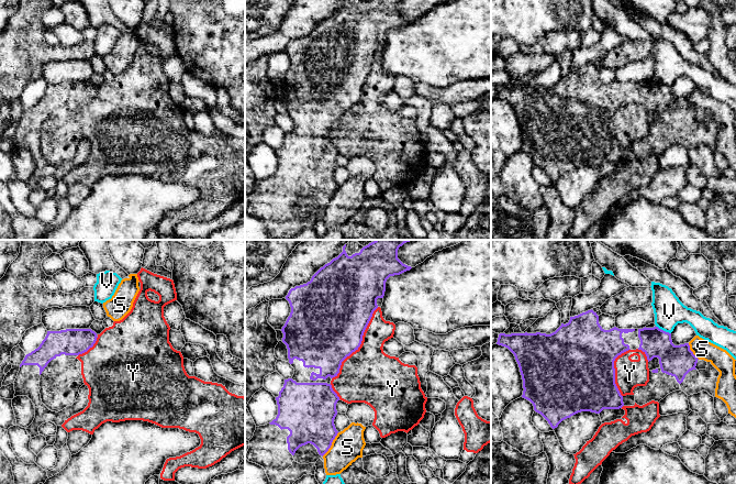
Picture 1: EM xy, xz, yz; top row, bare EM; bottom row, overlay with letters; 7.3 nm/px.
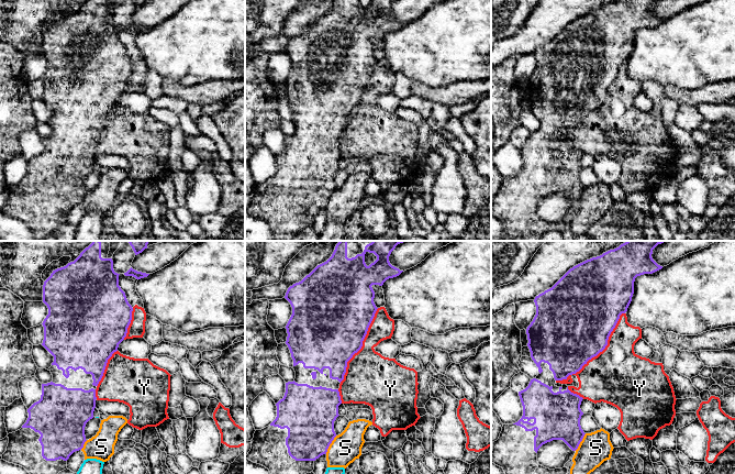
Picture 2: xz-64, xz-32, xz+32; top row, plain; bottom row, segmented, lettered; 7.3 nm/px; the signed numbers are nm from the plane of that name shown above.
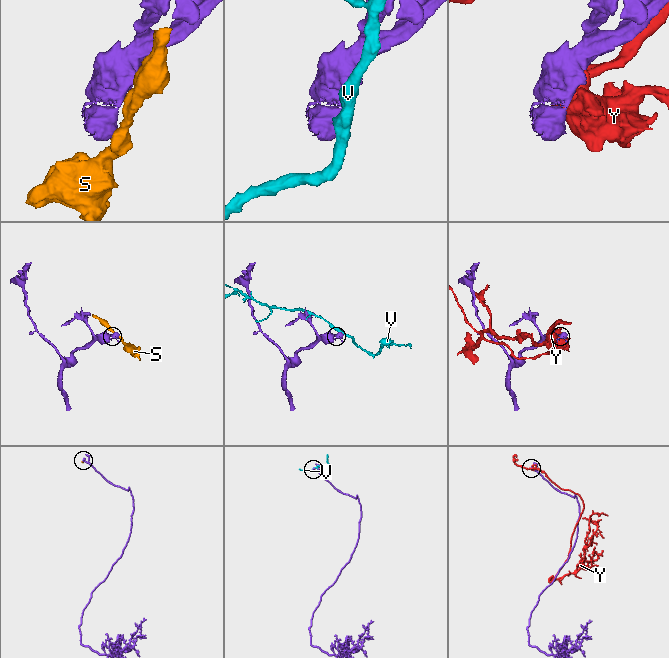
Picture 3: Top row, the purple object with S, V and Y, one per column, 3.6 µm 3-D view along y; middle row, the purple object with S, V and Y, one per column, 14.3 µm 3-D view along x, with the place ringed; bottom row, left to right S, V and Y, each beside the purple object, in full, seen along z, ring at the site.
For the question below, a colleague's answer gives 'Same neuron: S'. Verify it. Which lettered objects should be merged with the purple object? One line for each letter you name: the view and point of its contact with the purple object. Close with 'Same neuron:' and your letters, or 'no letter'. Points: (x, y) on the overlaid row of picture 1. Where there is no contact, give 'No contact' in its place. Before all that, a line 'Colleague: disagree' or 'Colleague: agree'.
Colleague: disagree
Same neuron: no letter

